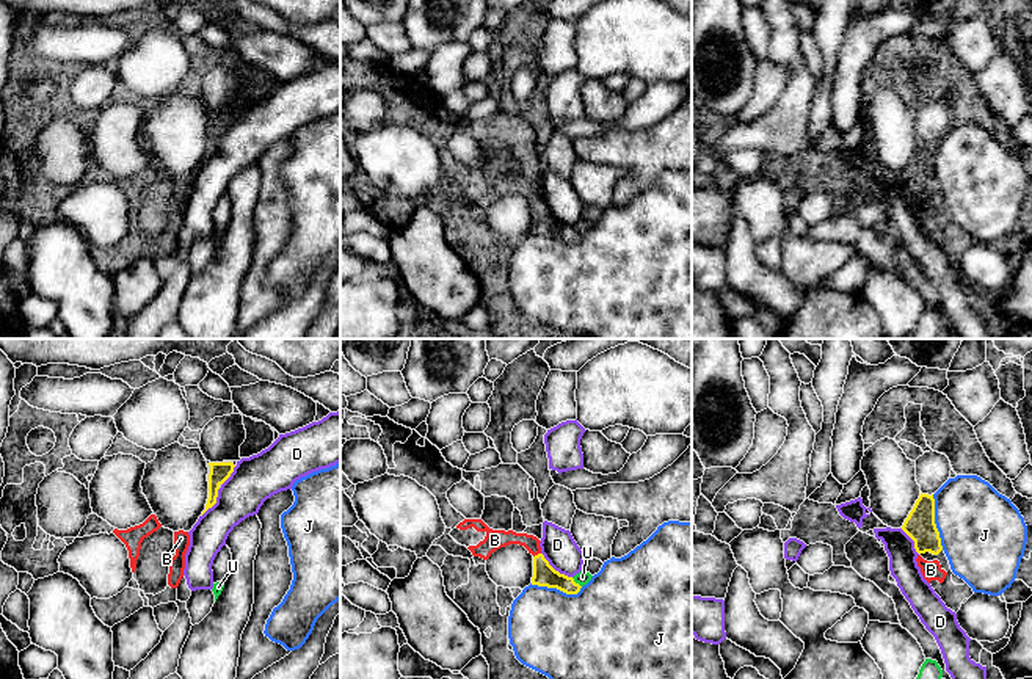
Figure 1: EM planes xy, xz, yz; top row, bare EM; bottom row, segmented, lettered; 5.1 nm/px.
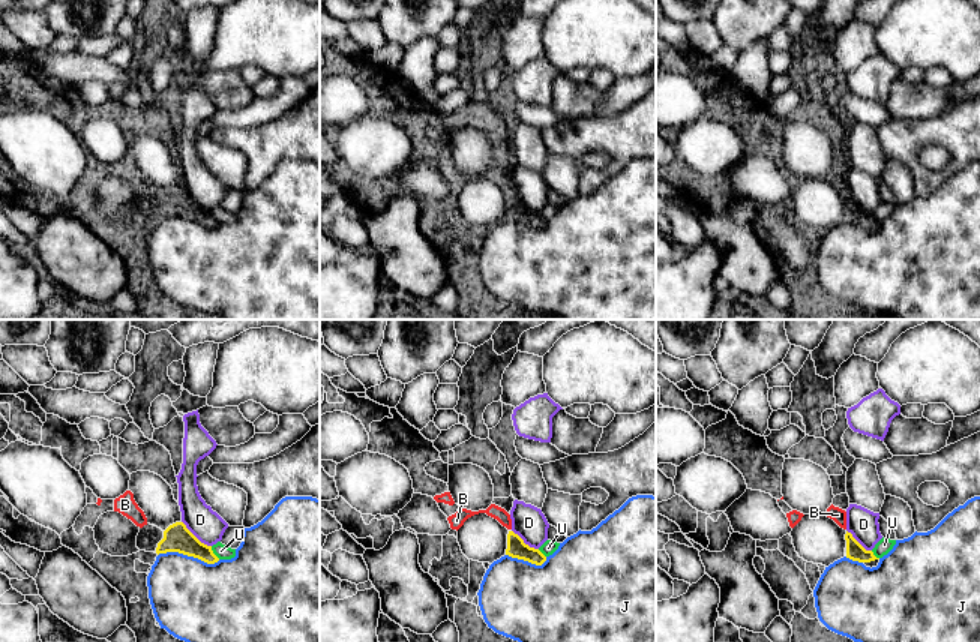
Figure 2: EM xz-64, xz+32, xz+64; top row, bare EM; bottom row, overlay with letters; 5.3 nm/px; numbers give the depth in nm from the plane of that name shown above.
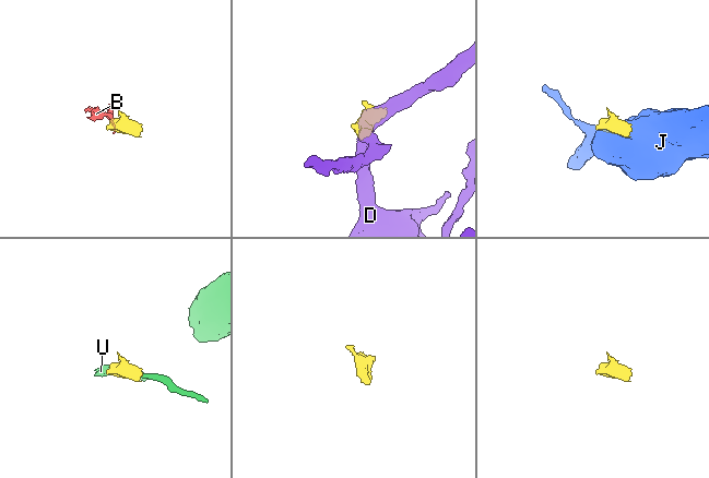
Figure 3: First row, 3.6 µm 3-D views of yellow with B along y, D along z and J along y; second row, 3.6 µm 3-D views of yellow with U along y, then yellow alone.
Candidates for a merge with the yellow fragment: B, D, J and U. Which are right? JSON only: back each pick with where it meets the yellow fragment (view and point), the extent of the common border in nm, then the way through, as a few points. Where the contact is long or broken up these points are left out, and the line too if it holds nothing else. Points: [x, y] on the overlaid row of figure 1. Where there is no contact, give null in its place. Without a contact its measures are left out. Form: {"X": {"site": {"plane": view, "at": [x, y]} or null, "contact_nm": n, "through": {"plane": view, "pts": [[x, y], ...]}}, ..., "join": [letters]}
{"B": {"site": {"plane": "xz", "at": [538, 554]}, "contact_nm": 50}, "join": ["B"]}

